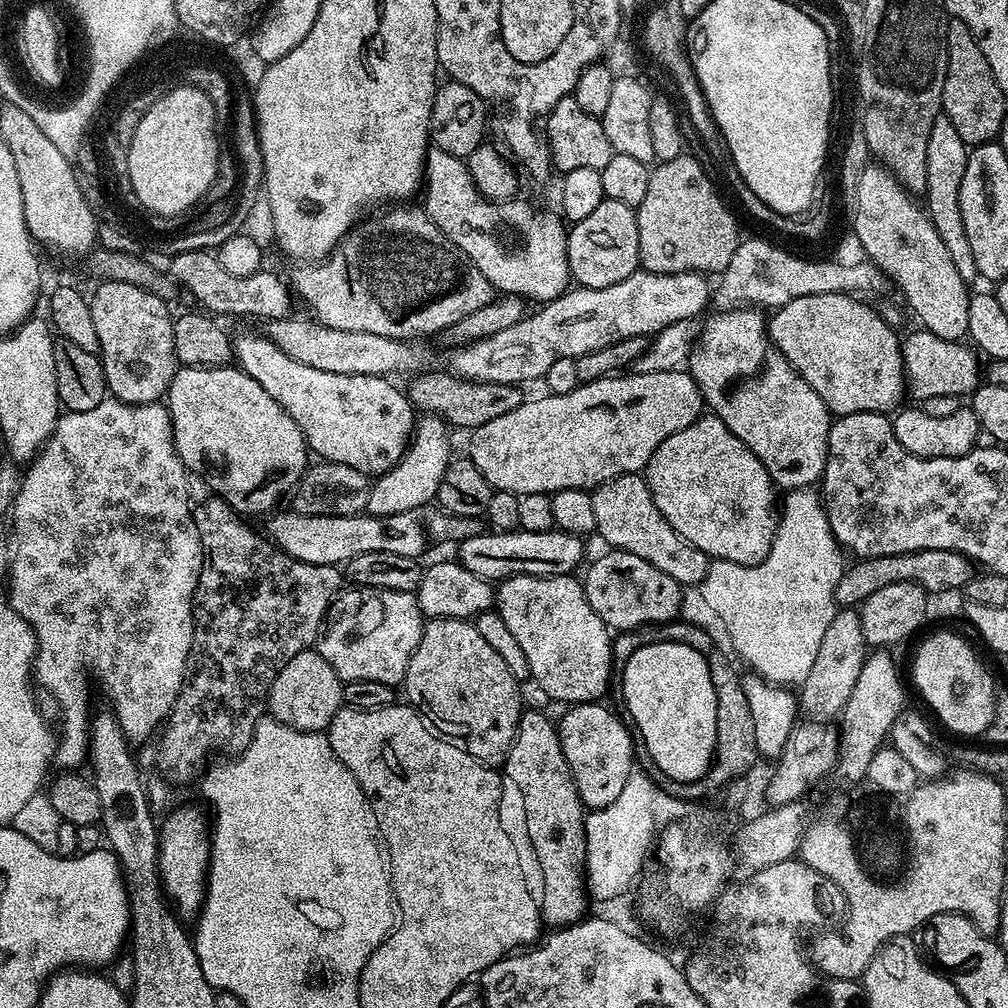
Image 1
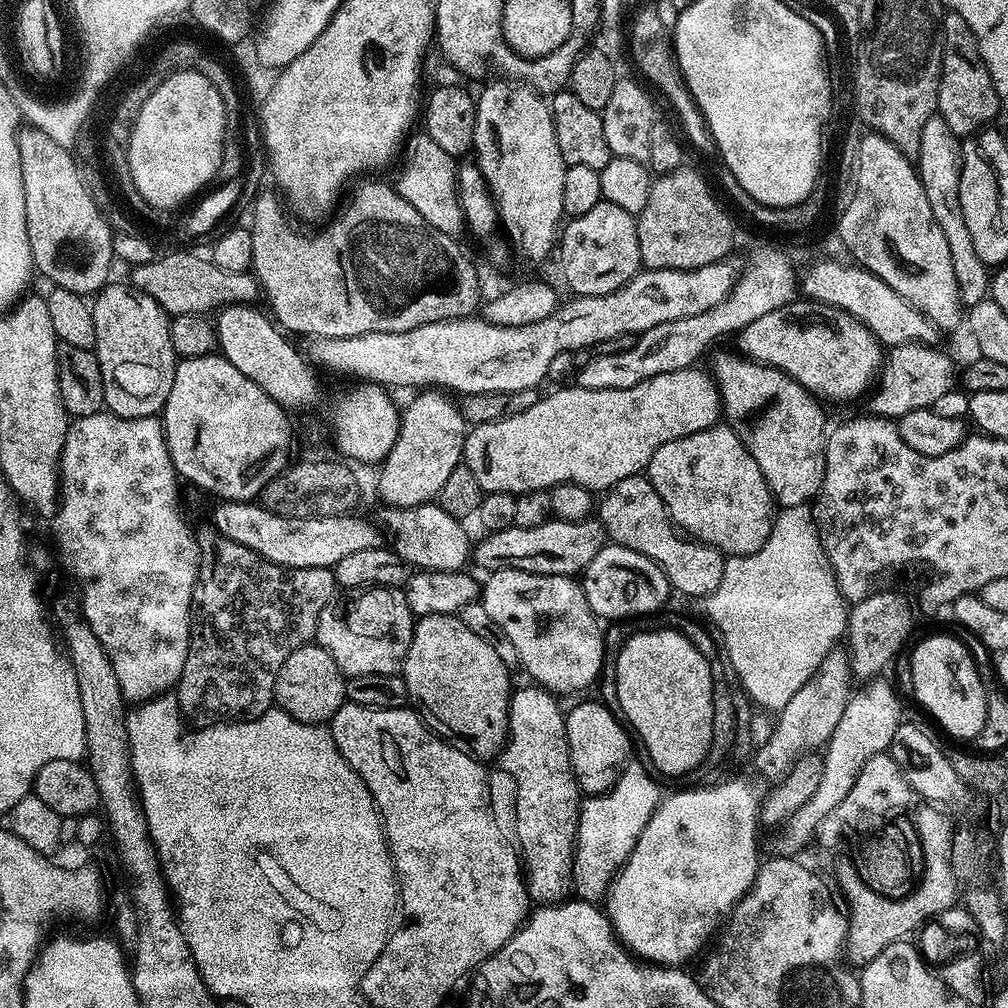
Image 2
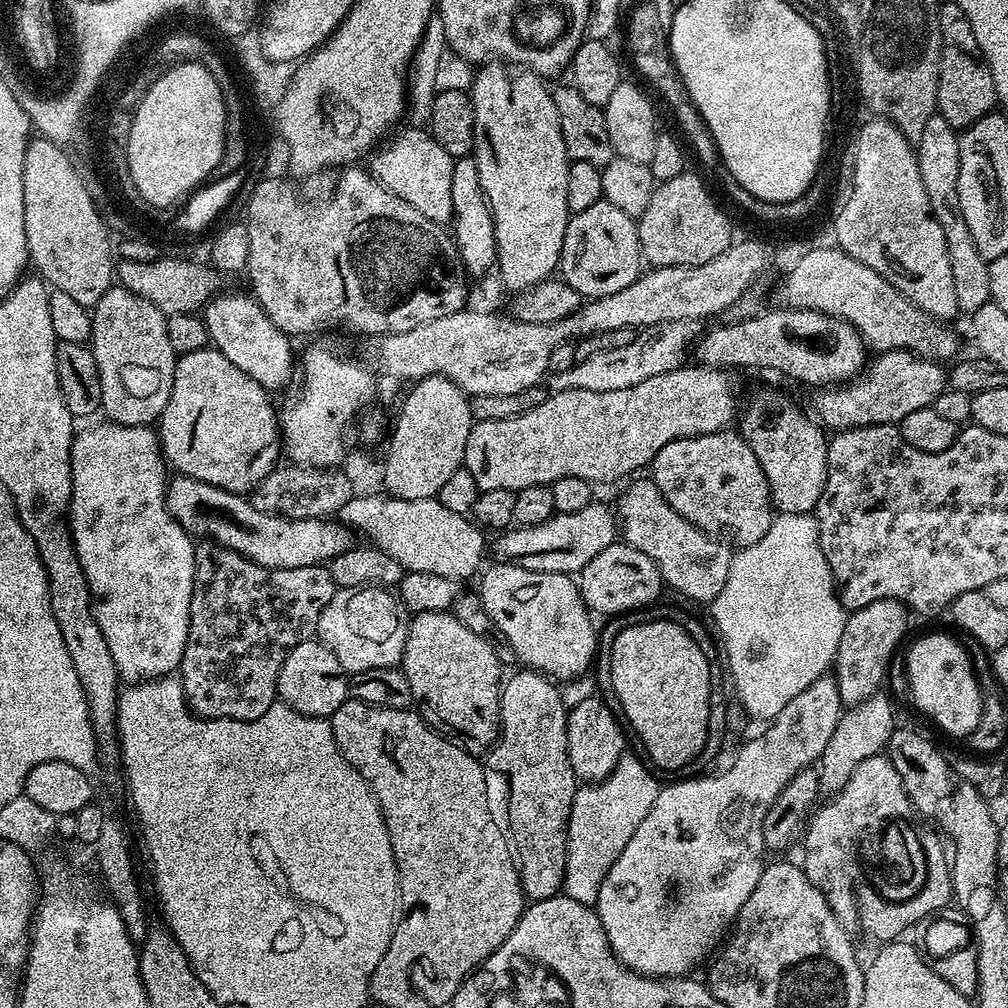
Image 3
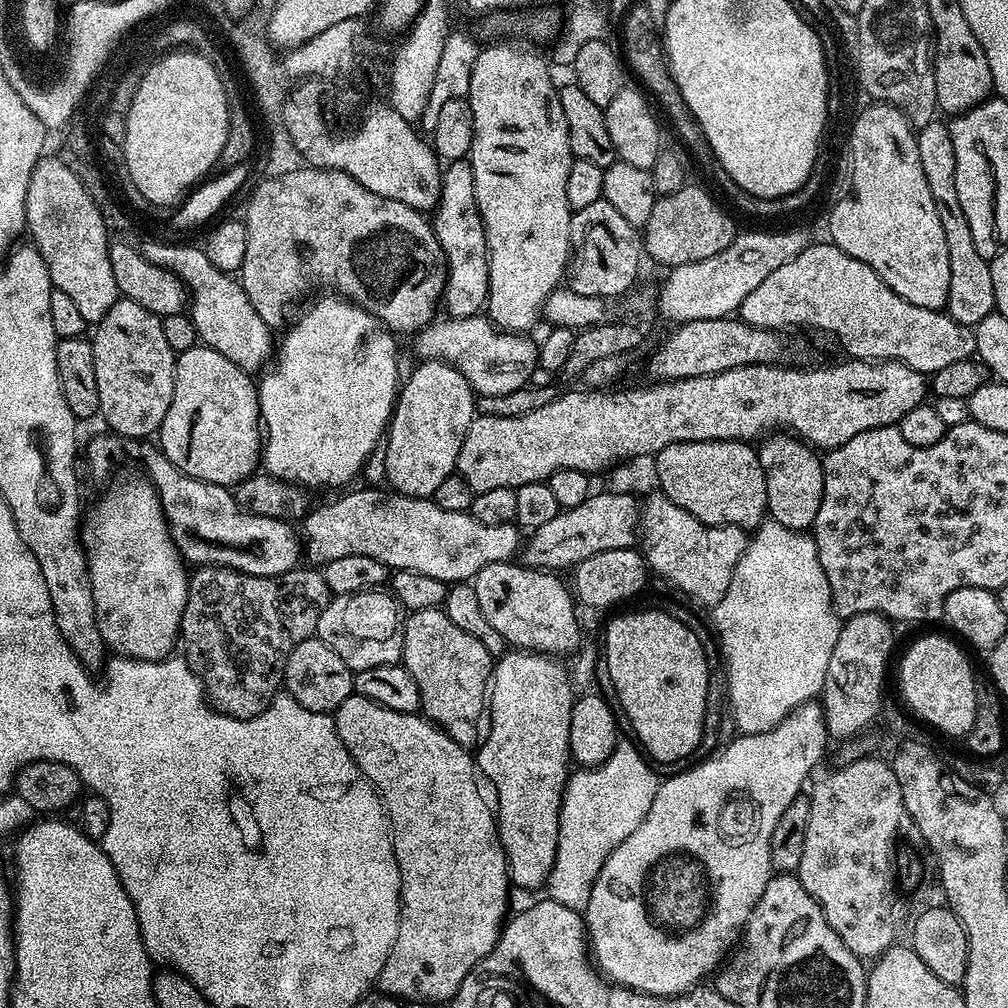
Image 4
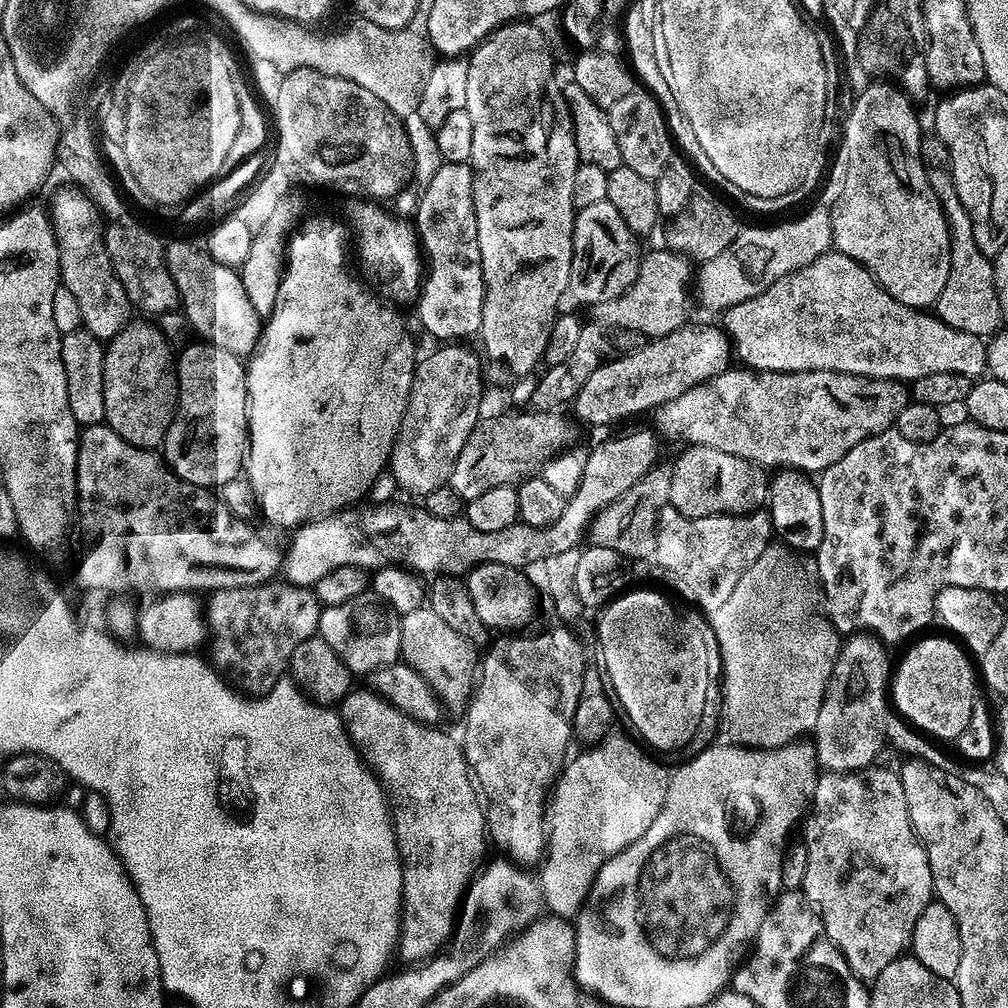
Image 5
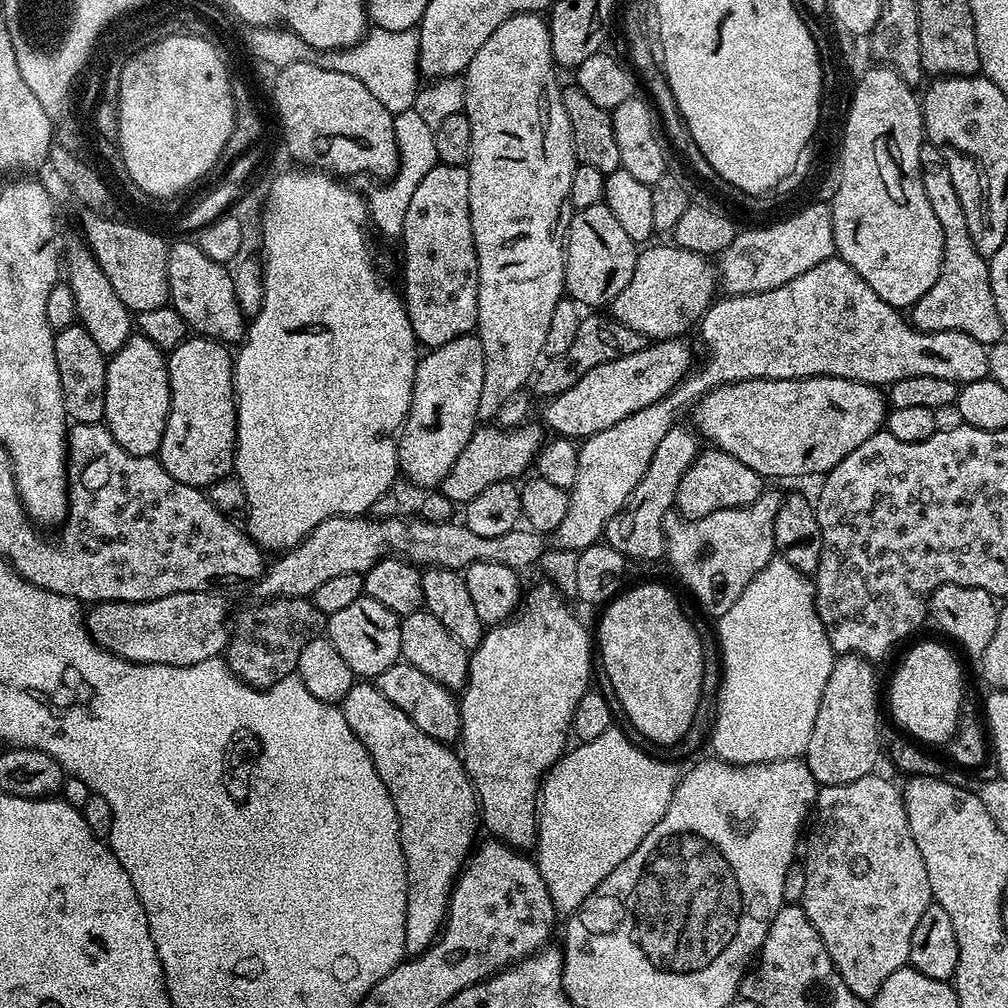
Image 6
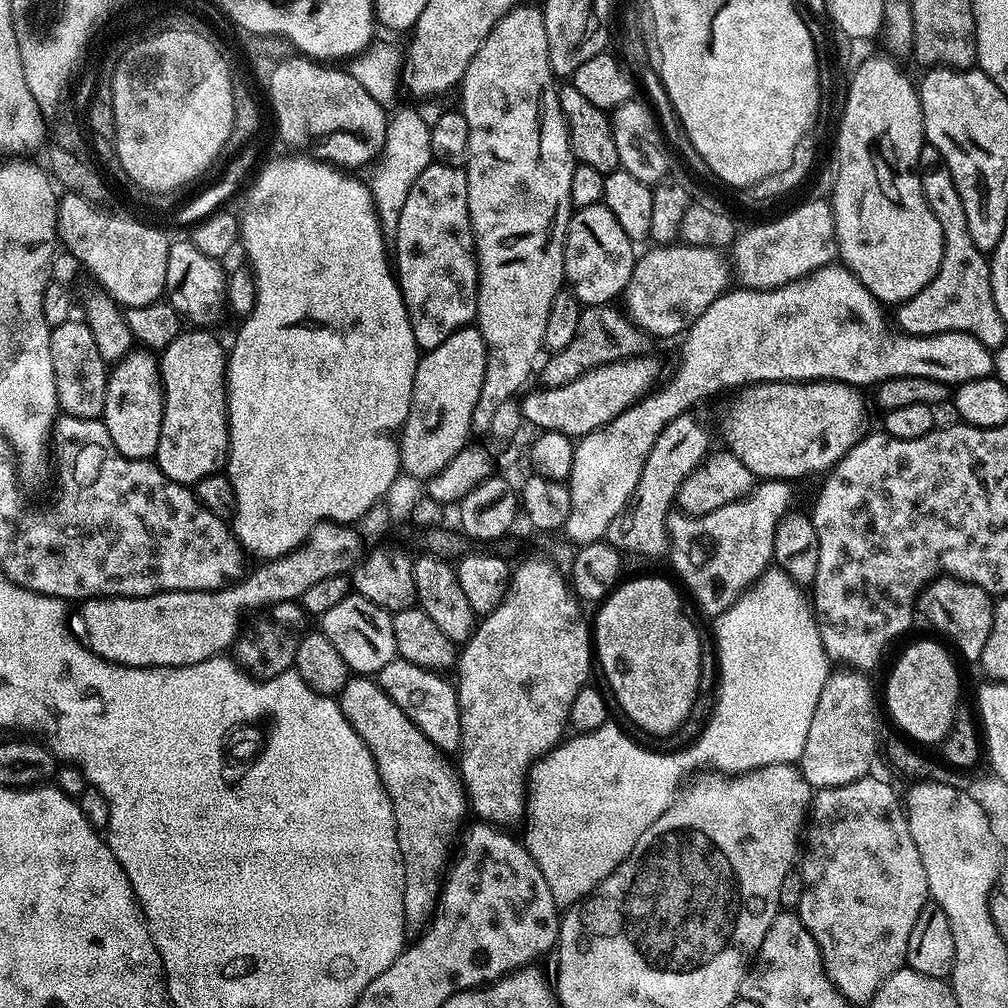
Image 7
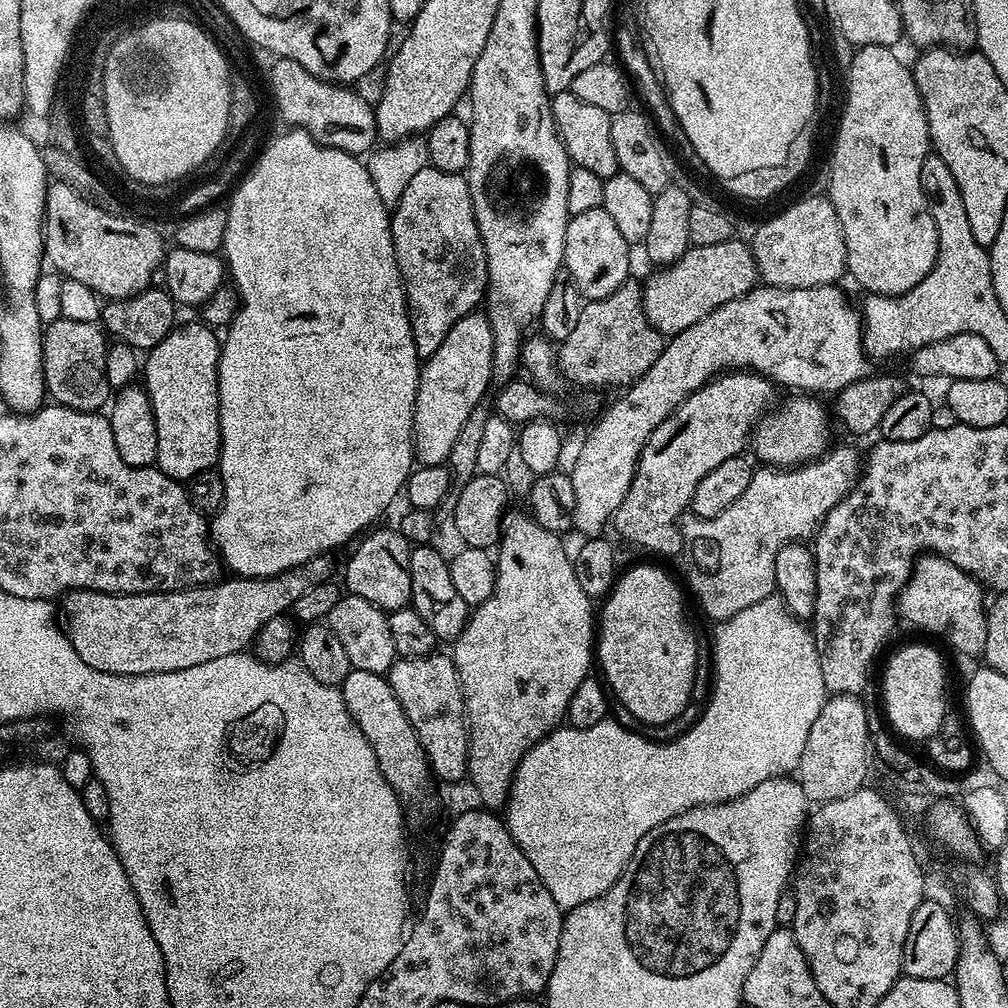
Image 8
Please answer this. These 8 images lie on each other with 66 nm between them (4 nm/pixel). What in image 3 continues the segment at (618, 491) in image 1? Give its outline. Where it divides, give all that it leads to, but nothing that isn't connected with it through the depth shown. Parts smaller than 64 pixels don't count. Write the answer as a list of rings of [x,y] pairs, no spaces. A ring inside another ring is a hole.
[[[650,478],[633,479],[628,489],[614,503],[614,515],[623,543],[634,550],[642,550],[658,566],[661,581],[676,592],[692,600],[715,601],[726,584],[734,552],[727,543],[719,544],[715,535],[703,532],[686,522],[672,509],[670,502],[662,498],[662,490]]]

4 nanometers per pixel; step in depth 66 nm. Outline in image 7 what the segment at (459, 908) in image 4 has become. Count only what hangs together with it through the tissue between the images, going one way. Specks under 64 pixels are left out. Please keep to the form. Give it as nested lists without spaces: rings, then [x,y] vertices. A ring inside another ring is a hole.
[[[364,674],[353,675],[343,690],[338,693],[338,703],[346,722],[366,742],[370,754],[376,763],[378,774],[382,778],[382,786],[394,806],[396,819],[396,837],[402,850],[404,863],[404,918],[409,925],[423,925],[435,913],[436,899],[440,896],[440,886],[450,864],[448,847],[458,836],[458,829],[465,823],[466,793],[460,773],[447,761],[449,760],[439,749],[433,747],[410,718],[381,689],[375,679]]]

